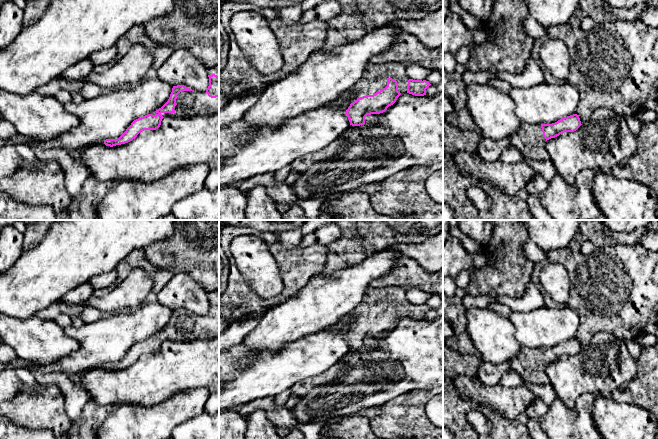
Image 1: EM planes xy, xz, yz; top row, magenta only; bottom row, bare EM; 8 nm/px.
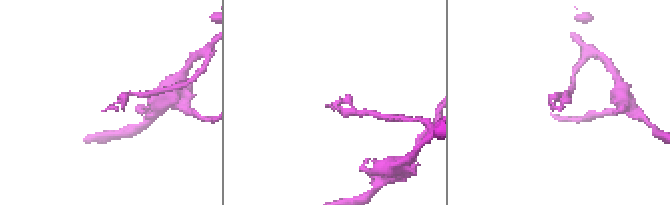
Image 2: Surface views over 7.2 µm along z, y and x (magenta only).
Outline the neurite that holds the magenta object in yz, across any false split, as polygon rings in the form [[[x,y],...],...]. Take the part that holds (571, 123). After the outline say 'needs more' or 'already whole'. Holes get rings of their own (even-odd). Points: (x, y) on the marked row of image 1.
[[[577,114],[564,117],[552,124],[524,124],[511,136],[511,145],[517,148],[523,160],[547,160],[549,155],[545,150],[545,143],[564,132],[574,132],[581,126]]] | needs more

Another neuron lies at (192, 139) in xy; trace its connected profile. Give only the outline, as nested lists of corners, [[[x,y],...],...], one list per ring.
[[[209,111],[207,114],[192,113],[179,117],[166,116],[158,129],[144,130],[128,143],[113,147],[95,144],[86,147],[82,152],[82,164],[89,170],[91,176],[101,182],[118,183],[122,179],[131,182],[152,182],[170,175],[177,168],[202,163],[209,166],[204,188],[209,191],[217,190],[219,188],[219,111],[215,113]]]

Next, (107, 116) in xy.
[[[156,78],[130,85],[129,89],[118,88],[109,93],[100,94],[79,104],[73,102],[66,103],[64,104],[65,110],[79,119],[79,125],[71,131],[63,133],[58,138],[49,141],[38,141],[29,138],[28,145],[45,150],[62,148],[66,151],[71,151],[95,144],[104,144],[106,139],[117,139],[134,120],[161,108],[169,99],[172,88],[173,86],[170,84]]]

